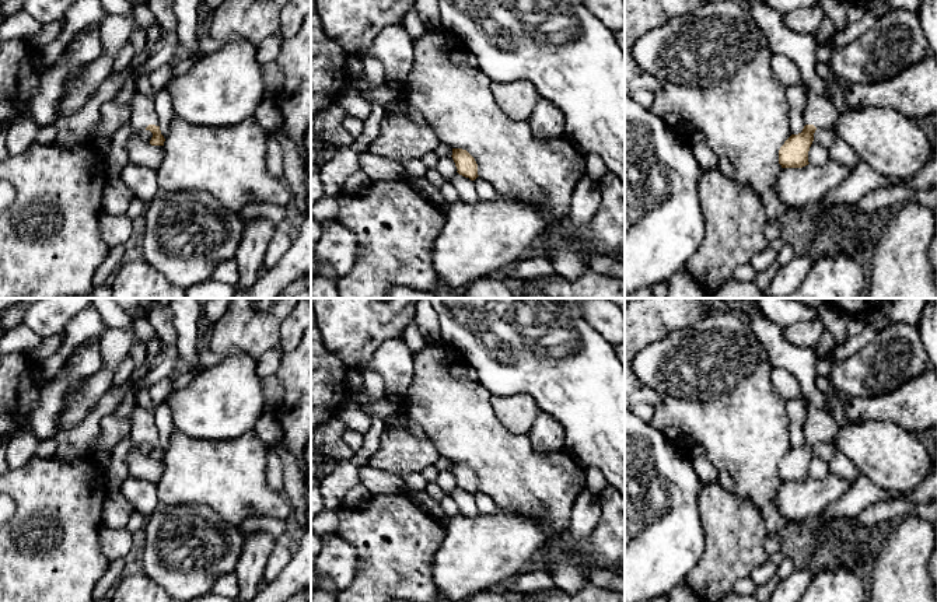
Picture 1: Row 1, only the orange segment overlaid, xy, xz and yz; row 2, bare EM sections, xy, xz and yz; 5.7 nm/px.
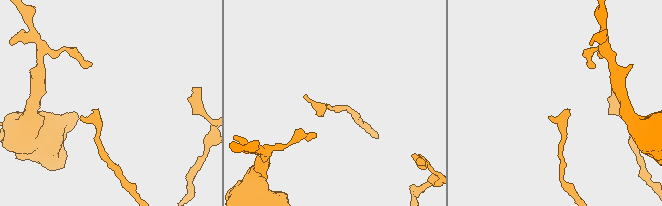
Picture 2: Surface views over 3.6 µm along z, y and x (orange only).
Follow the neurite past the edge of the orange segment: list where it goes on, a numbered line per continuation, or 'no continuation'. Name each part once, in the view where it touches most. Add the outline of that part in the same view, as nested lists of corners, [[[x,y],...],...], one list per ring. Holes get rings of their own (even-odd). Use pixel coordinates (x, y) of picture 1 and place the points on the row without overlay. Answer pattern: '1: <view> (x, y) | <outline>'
1: xy (143, 426) | [[[136,405],[132,409],[130,440],[133,445],[141,447],[148,438],[160,440],[160,433],[154,421],[154,413]]]

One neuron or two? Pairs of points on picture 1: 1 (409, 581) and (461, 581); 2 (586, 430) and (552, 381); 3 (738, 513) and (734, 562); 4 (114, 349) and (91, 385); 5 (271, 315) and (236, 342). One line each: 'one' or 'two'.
1: two
2: one
3: one
4: one
5: one

